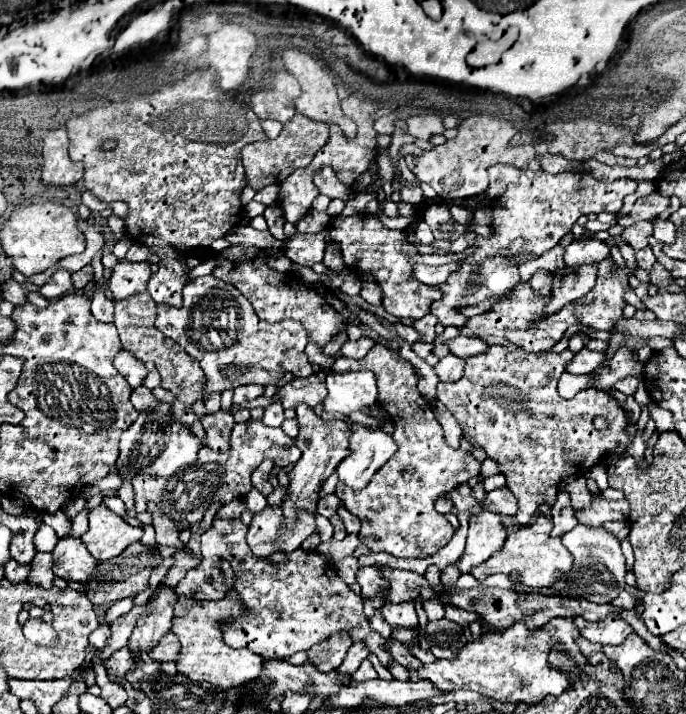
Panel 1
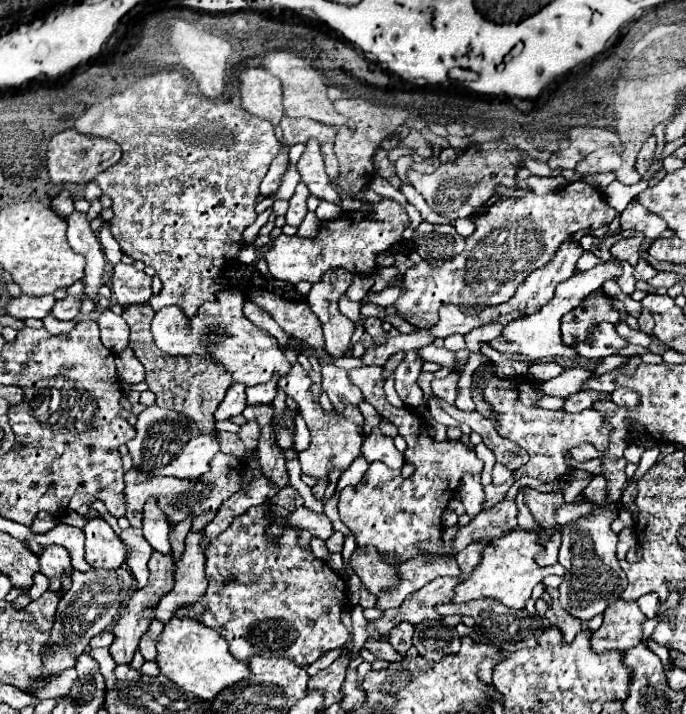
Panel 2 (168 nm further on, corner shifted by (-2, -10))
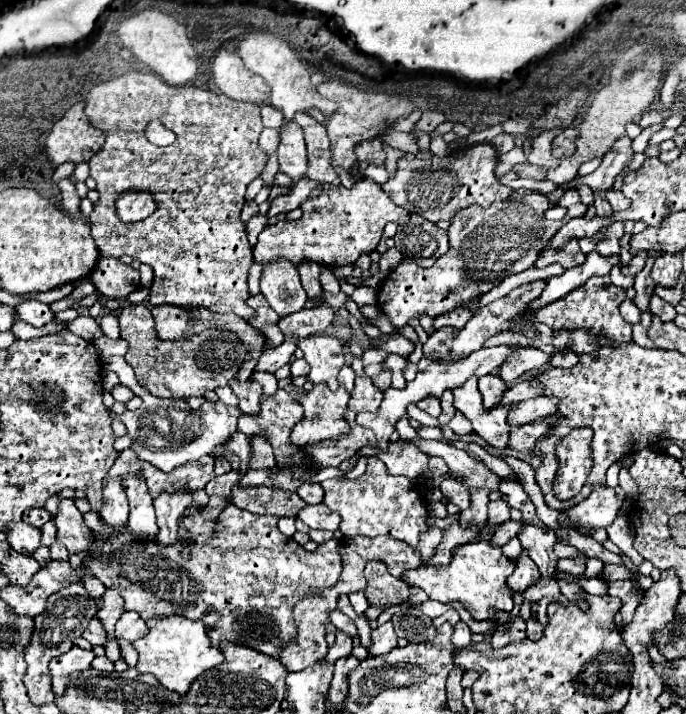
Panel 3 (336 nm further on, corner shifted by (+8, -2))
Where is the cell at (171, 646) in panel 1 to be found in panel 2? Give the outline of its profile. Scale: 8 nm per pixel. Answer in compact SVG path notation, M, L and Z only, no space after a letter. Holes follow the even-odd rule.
M151 621L147 633L141 637L139 649L141 649L141 655L145 657L145 661L155 661L157 659L157 641L159 641L161 631L163 631L163 623Z

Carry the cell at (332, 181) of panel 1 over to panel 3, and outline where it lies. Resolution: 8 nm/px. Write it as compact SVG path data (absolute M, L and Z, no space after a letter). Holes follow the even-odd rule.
M287 121L279 137L281 137L277 147L279 169L287 173L293 181L303 179L307 171L307 151L301 127L297 127L295 121Z

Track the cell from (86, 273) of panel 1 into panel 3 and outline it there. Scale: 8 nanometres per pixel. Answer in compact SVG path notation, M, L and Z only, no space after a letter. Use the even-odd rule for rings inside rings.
M29 299L29 301L23 301L15 307L15 319L17 321L25 321L33 327L43 327L45 323L49 323L53 319L53 311L49 309L49 305L41 303L41 301L35 301L35 299Z

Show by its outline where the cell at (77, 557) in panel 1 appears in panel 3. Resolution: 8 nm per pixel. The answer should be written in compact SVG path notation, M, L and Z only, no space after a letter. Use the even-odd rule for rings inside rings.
M25 521L7 523L7 543L11 545L13 551L31 555L41 543L41 531Z

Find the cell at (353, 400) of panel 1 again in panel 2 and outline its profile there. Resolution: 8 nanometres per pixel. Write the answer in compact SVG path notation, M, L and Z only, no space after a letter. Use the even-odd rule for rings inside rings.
M321 365L321 375L323 375L323 391L329 395L335 411L343 413L345 405L359 405L365 397L363 391L353 385L347 377L345 369L339 369L337 365Z

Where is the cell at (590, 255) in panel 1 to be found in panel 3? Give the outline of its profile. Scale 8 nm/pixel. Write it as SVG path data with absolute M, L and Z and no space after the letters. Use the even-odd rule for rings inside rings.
M627 299L627 303L621 305L621 315L623 315L631 325L635 325L635 323L641 321L641 311L639 311L629 299Z

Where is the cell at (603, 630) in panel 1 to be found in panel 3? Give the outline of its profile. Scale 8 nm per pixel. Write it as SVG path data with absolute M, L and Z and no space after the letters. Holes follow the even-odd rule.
M623 579L623 581L611 581L609 583L609 595L615 595L623 601L623 607L621 607L621 617L623 617L623 623L629 625L631 619L633 619L633 613L637 609L637 605L641 603L643 599L643 591L639 591L631 579Z

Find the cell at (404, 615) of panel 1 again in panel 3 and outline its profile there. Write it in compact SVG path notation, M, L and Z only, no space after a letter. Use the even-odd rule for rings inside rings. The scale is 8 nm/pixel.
M391 621L371 631L371 647L367 649L369 655L387 655L395 647L397 647L397 635L393 633Z

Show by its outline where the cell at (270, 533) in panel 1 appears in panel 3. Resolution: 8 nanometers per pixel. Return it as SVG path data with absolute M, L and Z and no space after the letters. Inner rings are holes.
M319 503L319 505L307 505L305 509L299 511L297 517L305 525L309 525L311 529L337 531L339 529L339 523L341 523L341 515L337 515L335 511L329 511L329 507L325 507L323 503Z

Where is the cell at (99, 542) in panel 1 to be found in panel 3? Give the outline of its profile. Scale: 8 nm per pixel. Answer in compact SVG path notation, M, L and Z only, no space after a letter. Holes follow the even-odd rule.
M61 499L59 511L51 517L57 527L57 541L67 547L69 553L77 553L85 547L95 547L97 539L91 541L89 527L83 521L83 515L75 507L73 499Z

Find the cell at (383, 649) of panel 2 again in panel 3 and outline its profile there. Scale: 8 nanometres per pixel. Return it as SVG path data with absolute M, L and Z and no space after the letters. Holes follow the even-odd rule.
M335 609L335 611L331 611L329 613L329 621L337 627L337 629L341 629L341 631L347 631L349 635L357 635L357 629L355 629L355 625L353 625L353 621L347 617L347 615L343 615L339 609Z

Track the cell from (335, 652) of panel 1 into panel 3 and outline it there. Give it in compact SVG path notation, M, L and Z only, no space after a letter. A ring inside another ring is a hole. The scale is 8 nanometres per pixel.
M357 591L357 593L351 593L349 595L349 601L351 601L351 605L353 605L353 609L357 611L357 615L365 615L365 611L367 611L367 607L369 607L369 603L367 603L367 599L365 599L365 595L363 595L363 591Z

